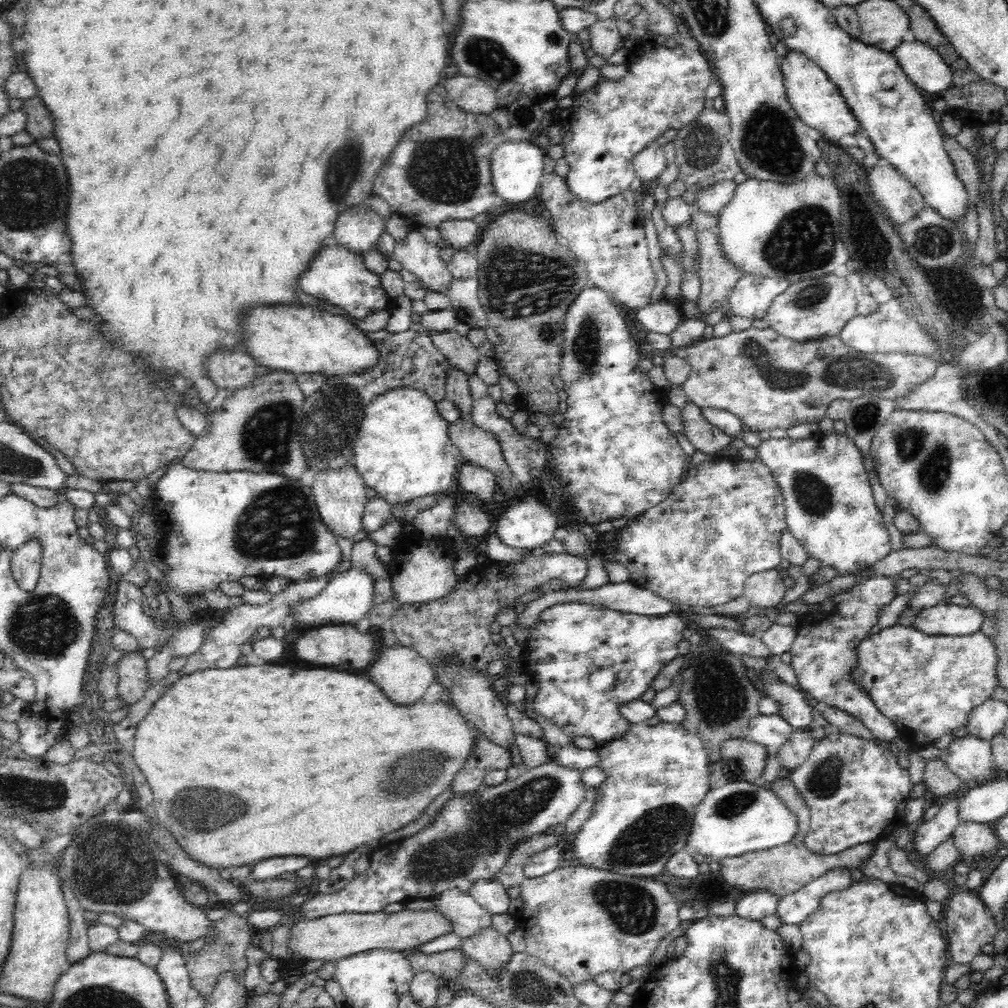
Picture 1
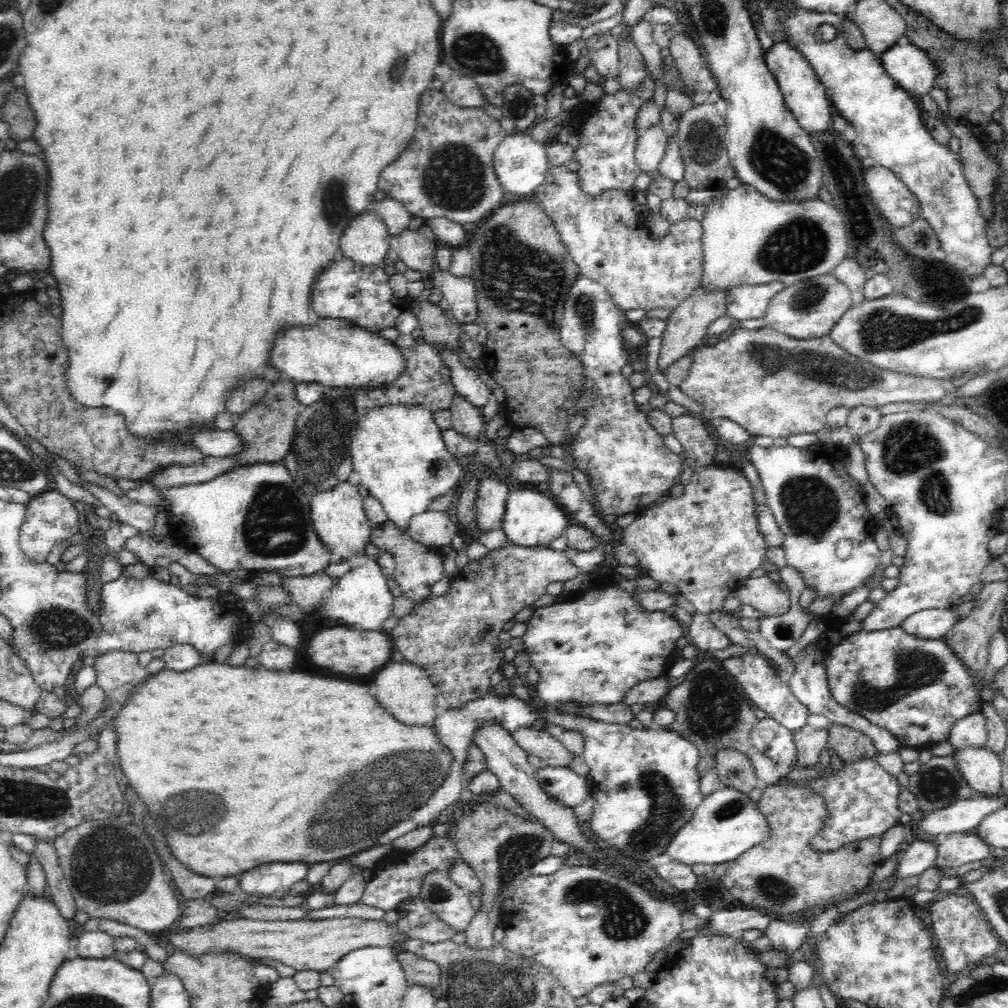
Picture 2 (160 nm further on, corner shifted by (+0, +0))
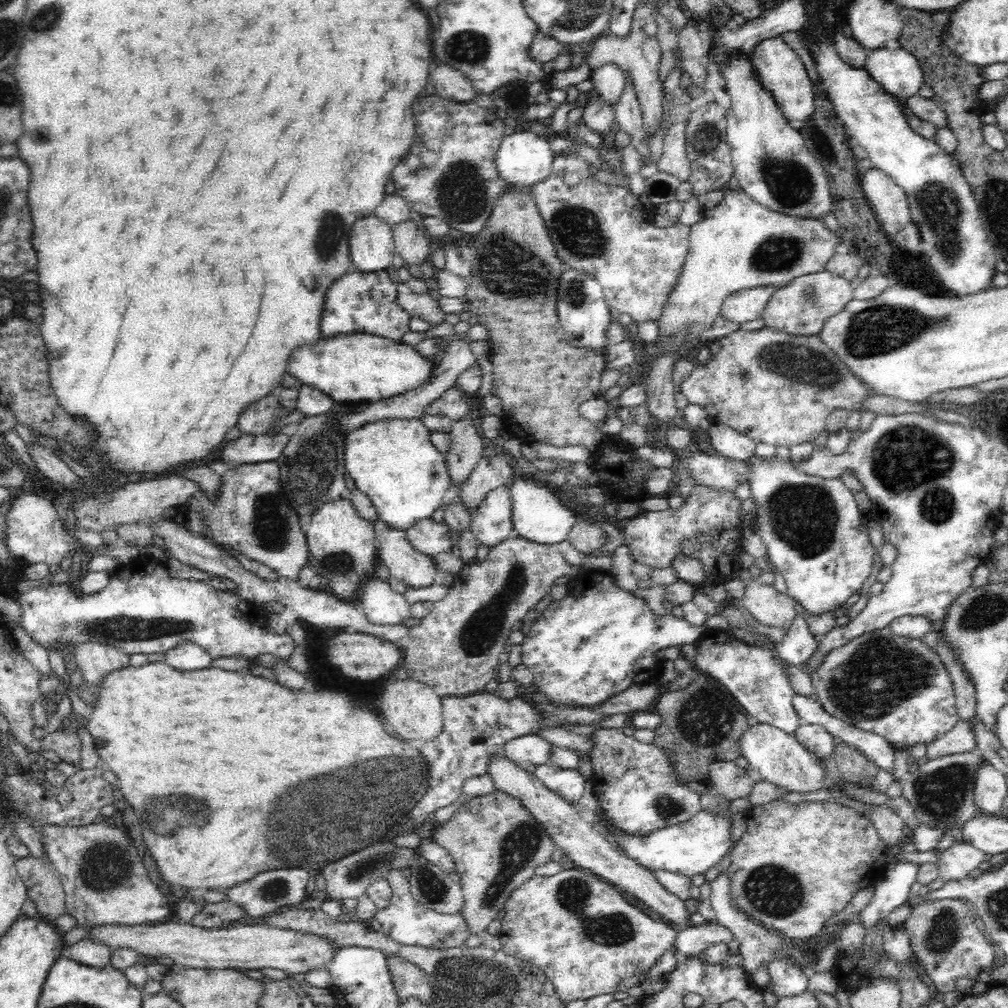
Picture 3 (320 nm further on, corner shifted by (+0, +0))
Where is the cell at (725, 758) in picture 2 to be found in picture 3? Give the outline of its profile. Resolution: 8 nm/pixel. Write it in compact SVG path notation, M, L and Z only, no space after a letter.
M718 760L709 766L708 779L718 792L718 797L729 800L745 798L755 781L732 760Z

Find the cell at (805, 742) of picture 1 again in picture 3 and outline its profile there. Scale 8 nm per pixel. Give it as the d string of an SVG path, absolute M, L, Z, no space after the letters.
M807 723L800 726L794 732L795 737L810 750L816 754L820 760L830 759L836 748L837 740L823 726Z

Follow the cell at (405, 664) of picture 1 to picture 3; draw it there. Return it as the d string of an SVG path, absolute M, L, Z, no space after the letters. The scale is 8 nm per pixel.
M386 680L384 696L380 698L380 710L384 712L389 729L400 738L420 745L431 745L443 728L441 697L431 686L415 680Z

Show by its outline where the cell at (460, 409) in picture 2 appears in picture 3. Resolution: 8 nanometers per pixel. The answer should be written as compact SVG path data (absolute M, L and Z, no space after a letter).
M470 413L464 419L452 423L451 448L446 454L450 481L459 490L468 481L469 474L477 468L483 456L484 446L478 423L470 418Z

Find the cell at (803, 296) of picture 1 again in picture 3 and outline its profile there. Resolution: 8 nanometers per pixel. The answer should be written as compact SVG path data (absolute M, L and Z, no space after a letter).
M830 271L793 278L786 286L777 288L769 298L762 318L765 326L788 334L812 336L819 334L827 318L842 312L853 299L854 283Z

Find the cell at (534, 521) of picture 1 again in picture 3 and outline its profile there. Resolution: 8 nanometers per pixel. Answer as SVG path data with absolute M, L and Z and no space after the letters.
M522 476L510 486L513 532L515 536L541 545L557 545L568 538L570 528L576 524L576 514L554 494L553 487Z

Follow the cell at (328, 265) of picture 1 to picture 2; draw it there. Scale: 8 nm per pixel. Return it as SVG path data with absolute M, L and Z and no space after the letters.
M345 257L330 262L330 266L318 274L310 290L314 318L341 318L376 333L384 328L394 328L396 318L406 309L406 304L394 294L388 278L384 265L361 266Z

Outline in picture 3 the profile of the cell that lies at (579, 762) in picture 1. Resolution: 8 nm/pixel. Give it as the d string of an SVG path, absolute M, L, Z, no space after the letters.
M532 733L510 739L503 746L502 751L510 762L517 762L520 765L530 762L537 767L549 762L552 750L552 742L548 742L541 735Z

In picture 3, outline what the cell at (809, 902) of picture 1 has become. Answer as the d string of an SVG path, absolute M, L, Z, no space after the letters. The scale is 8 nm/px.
M779 953L774 954L774 959L766 966L774 996L779 999L806 992L809 979L803 969L794 963L794 959L791 956L781 956Z

